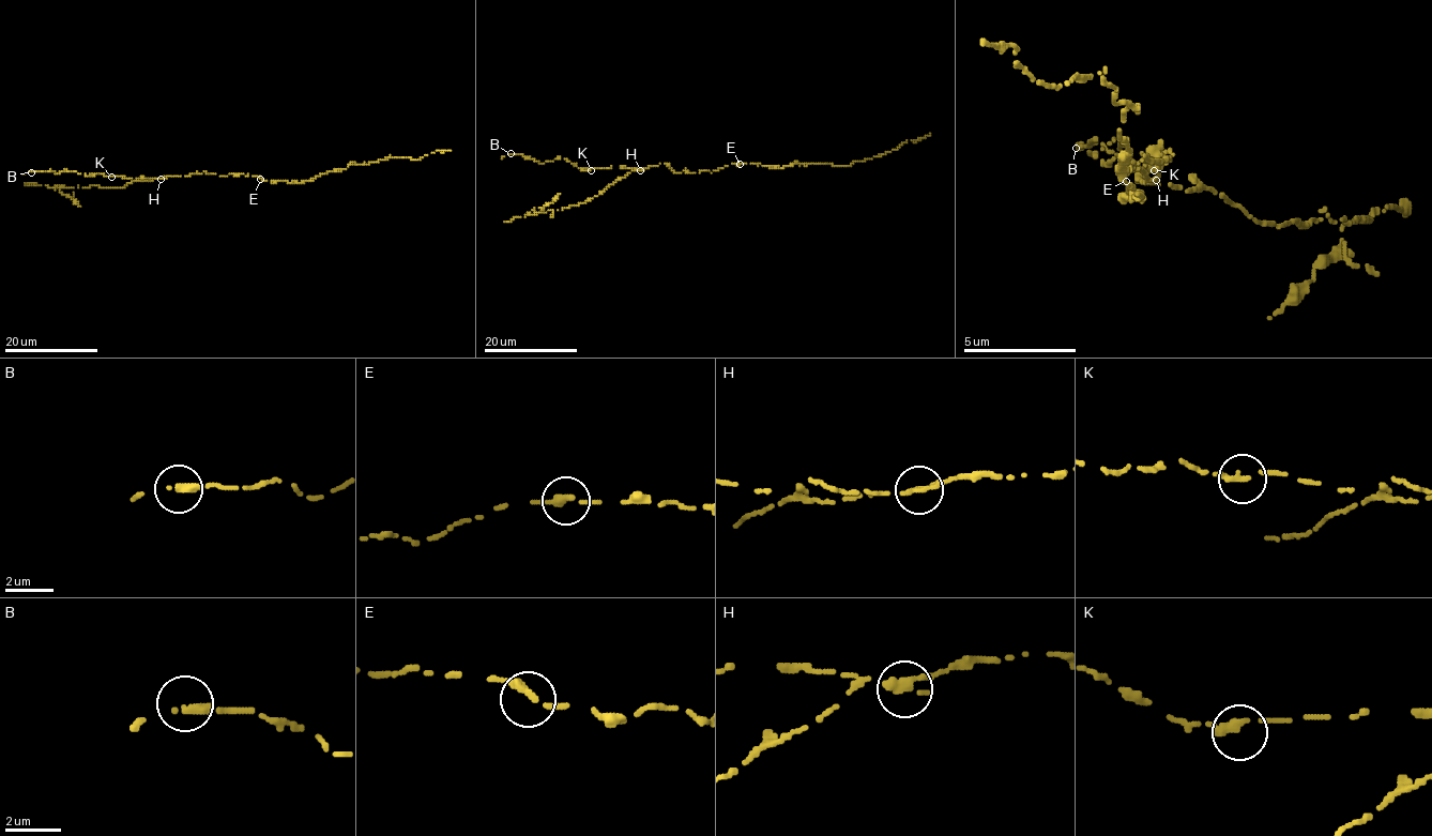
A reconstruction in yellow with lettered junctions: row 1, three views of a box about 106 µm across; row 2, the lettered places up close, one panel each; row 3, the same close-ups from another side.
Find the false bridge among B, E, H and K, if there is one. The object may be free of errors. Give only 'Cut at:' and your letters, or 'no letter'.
Cut at: H

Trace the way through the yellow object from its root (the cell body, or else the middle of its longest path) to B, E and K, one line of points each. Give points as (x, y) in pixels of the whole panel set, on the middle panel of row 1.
B: (707, 171), (675, 173), (665, 164), (643, 169), (582, 169), (561, 158), (539, 163), (511, 153)
E: (707, 171), (740, 164)
K: (707, 171), (675, 173), (665, 164), (643, 169), (610, 166), (591, 170)

